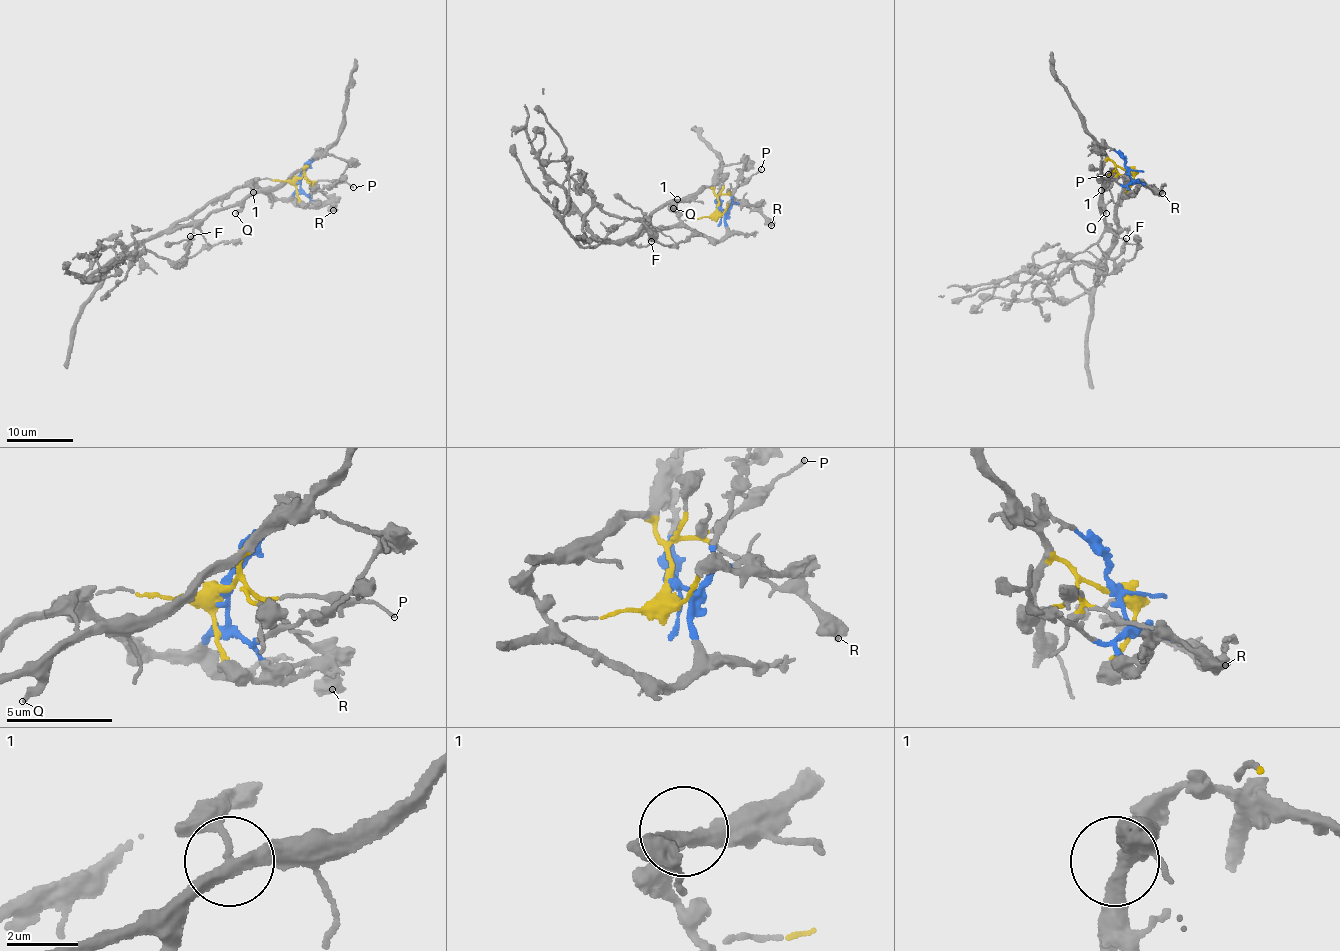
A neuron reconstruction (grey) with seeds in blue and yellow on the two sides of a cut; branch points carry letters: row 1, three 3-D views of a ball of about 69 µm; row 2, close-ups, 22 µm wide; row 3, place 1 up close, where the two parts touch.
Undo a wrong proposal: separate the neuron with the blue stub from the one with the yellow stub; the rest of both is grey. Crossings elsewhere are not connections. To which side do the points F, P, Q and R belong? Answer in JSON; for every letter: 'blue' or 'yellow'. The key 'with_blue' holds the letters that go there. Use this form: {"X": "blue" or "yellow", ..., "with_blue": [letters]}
{"F": "yellow", "P": "yellow", "Q": "yellow", "R": "yellow", "with_blue": []}

